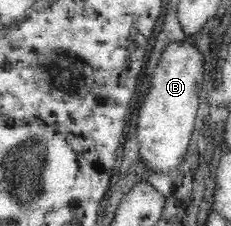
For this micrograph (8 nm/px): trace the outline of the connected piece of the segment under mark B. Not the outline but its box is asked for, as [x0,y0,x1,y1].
[138,39,203,175]

